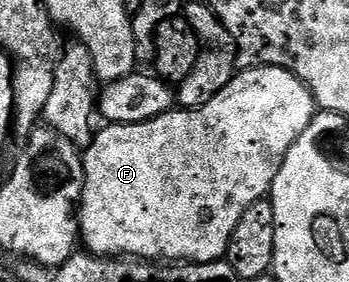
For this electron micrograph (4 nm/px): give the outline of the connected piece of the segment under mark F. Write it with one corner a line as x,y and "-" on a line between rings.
269,66
268,68
244,68
236,74
229,86
213,98
213,102
205,102
200,108
172,110
140,124
107,124
96,131
90,144
83,152
83,169
85,170
85,190
83,203
79,206
79,230
86,251
104,258
138,258
143,262
194,262
204,264
226,257
229,238
233,230
237,230
237,222
241,222
241,214
253,206
253,202
264,199
270,193
273,182
285,162
285,154
301,138
301,134
311,124
317,114
317,105
311,89
301,78
297,78
289,70

